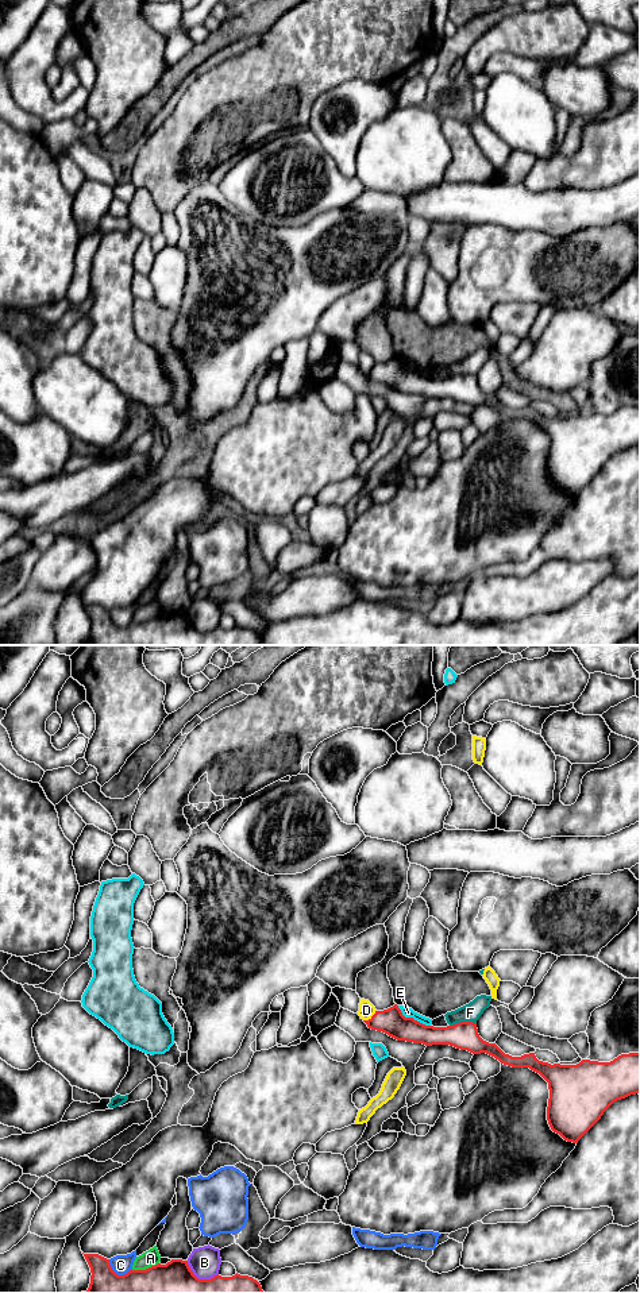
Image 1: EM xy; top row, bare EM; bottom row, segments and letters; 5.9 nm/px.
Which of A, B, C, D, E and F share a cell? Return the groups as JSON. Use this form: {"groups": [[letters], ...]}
{"groups": [["A"], ["B"], ["C"], ["D"], ["E"], ["F"]]}

